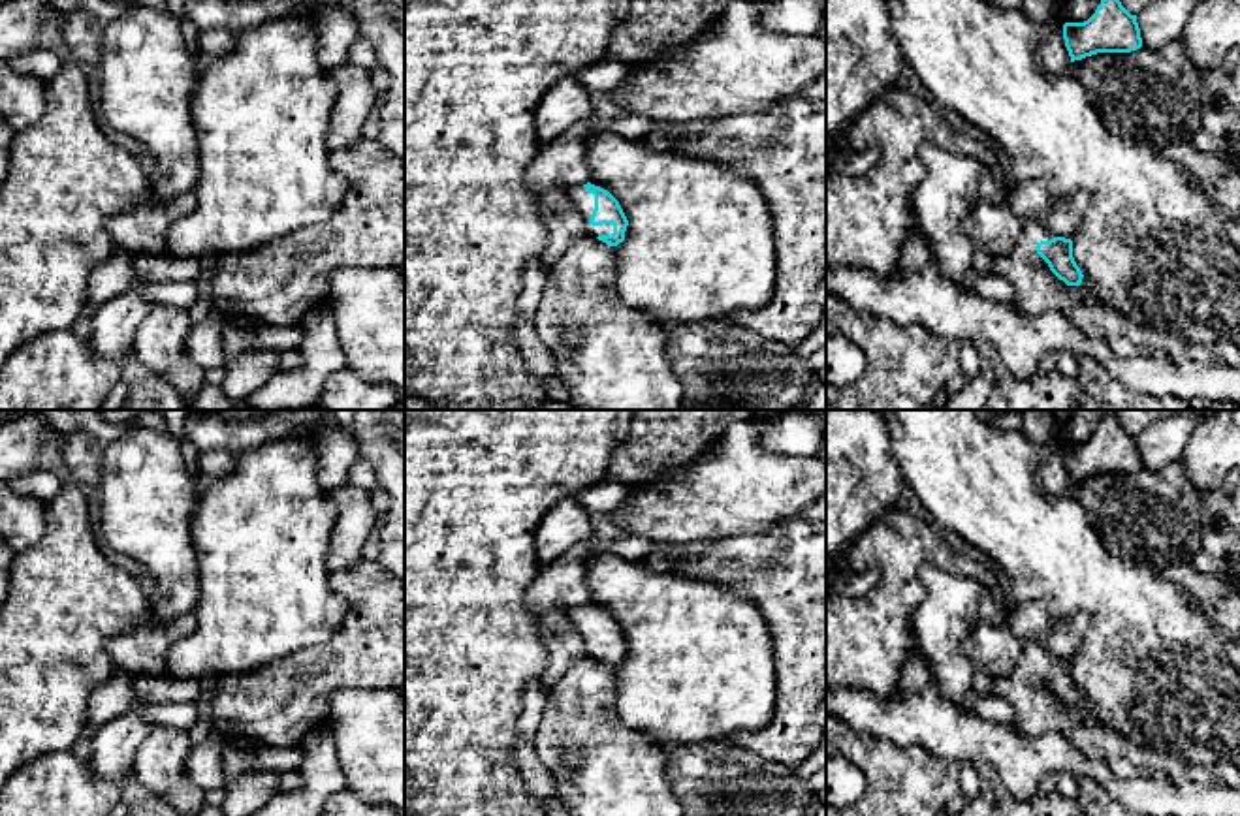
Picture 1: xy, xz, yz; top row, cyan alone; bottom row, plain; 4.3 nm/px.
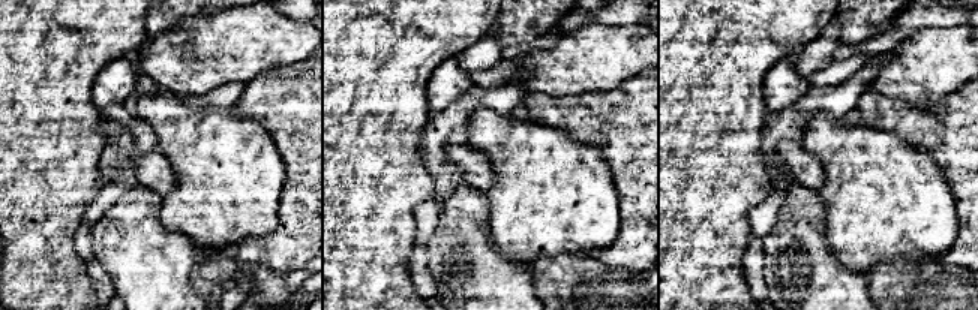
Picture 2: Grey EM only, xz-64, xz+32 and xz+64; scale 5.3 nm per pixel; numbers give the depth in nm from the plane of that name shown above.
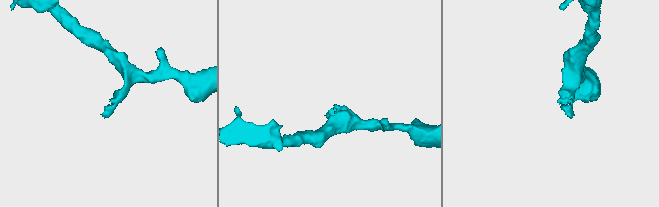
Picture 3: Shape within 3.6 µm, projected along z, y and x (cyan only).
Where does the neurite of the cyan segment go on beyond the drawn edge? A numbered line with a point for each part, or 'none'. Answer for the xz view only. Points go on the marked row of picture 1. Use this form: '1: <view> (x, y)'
1: xz (584, 202)

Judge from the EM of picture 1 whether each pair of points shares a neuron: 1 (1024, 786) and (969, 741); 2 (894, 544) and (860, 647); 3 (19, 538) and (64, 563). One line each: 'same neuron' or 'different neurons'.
1: same neuron
2: same neuron
3: different neurons

